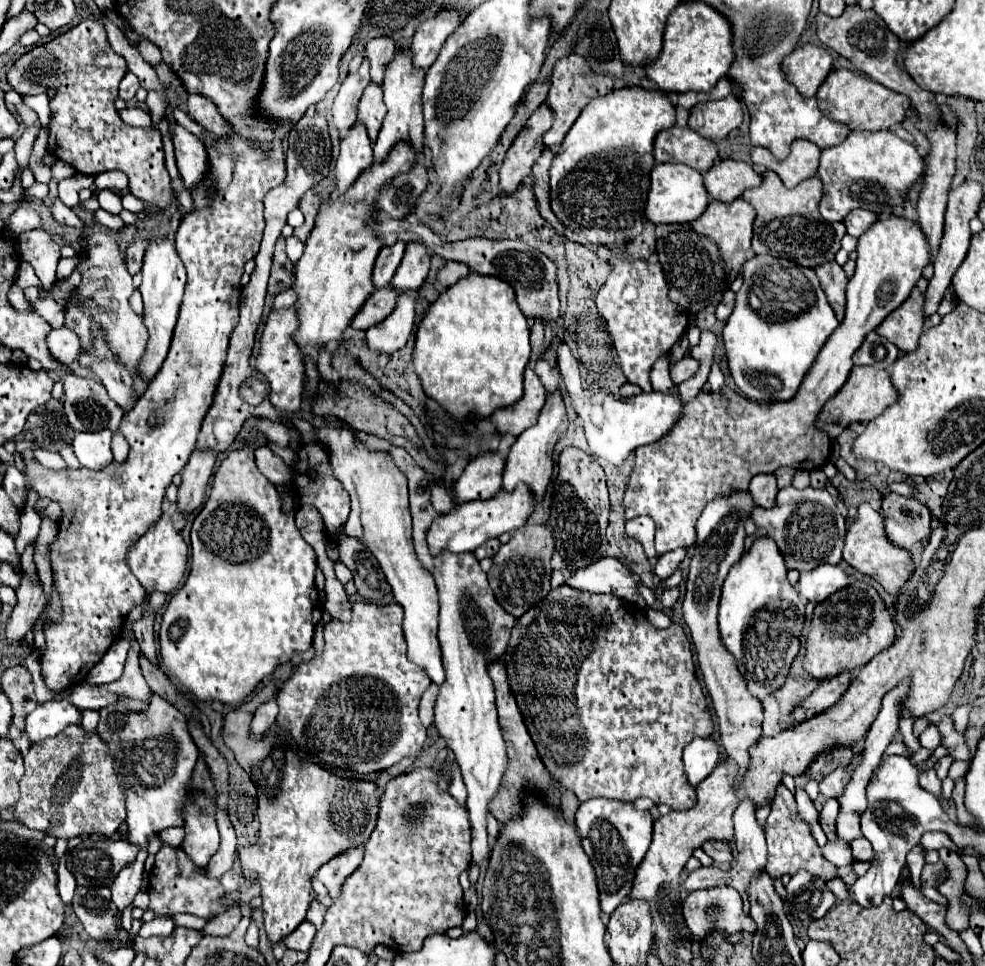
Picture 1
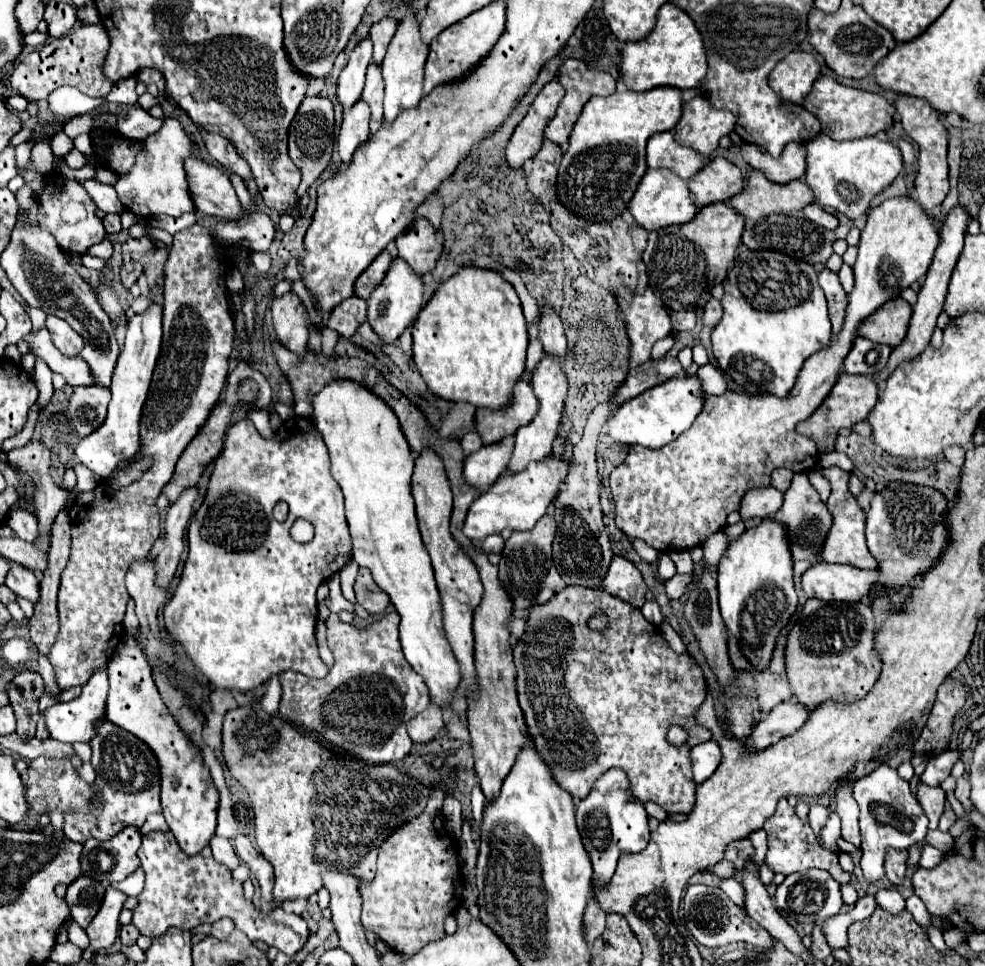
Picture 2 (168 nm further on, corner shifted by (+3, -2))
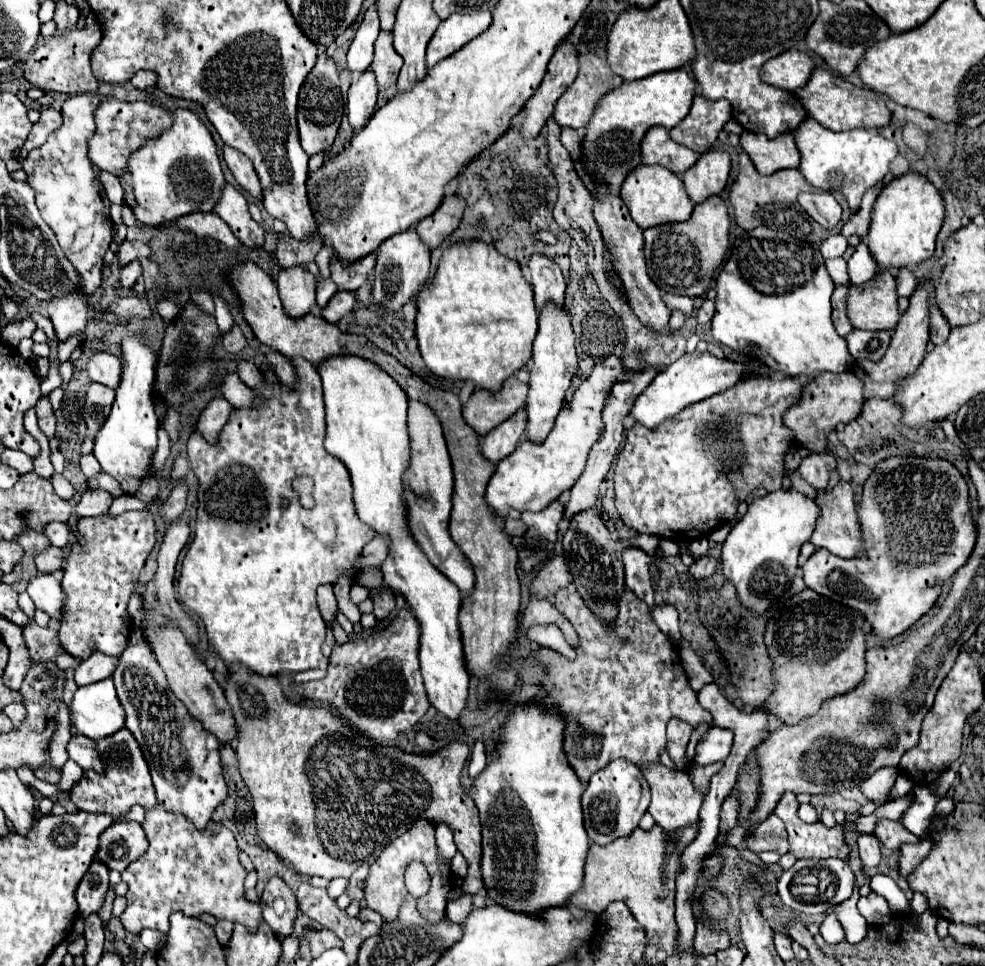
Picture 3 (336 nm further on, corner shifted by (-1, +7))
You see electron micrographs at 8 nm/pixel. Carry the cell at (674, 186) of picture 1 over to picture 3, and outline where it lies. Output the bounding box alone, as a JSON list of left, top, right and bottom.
[621,164,695,228]

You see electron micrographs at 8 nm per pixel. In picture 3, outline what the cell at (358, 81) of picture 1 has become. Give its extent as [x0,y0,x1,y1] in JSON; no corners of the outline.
[347,6,379,74]

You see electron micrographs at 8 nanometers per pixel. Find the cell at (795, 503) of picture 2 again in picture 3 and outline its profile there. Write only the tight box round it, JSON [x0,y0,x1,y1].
[797,454,835,490]

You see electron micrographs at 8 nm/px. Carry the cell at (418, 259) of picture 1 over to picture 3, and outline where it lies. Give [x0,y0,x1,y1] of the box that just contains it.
[415,196,465,248]

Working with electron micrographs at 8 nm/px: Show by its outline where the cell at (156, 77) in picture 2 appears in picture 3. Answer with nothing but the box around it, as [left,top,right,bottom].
[131,70,157,90]

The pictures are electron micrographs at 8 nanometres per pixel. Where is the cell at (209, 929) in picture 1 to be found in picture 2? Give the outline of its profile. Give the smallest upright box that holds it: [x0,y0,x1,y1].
[211,919,233,941]

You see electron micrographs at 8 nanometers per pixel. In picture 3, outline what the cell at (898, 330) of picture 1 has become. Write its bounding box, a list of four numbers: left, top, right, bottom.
[847,272,899,330]

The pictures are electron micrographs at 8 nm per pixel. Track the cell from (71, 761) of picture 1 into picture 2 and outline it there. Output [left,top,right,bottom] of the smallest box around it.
[25,759,95,813]

